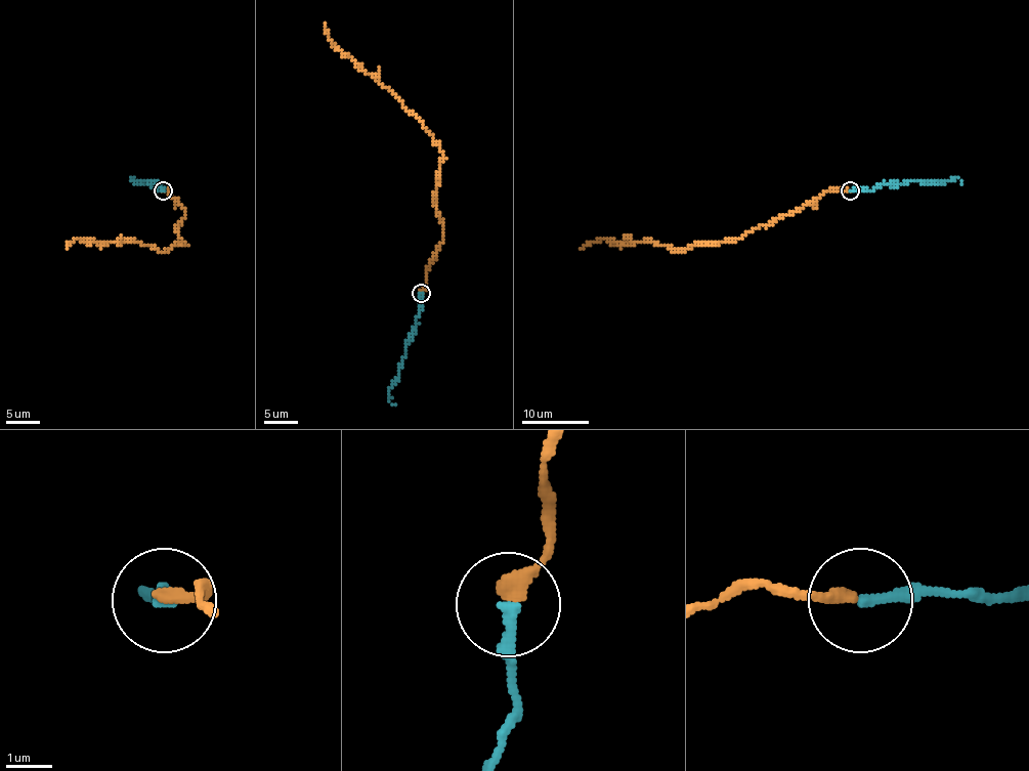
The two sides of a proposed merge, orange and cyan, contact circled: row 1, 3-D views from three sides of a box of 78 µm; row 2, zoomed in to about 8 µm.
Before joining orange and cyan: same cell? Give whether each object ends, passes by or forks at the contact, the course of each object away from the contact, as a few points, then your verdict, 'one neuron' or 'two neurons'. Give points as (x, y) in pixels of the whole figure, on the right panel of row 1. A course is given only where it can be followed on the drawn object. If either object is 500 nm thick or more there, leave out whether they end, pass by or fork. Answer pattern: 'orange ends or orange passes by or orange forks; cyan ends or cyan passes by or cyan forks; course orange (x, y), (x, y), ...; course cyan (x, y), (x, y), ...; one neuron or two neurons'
orange ends; cyan ends; course orange (849, 190), (830, 188), (738, 239), (674, 251), (651, 241), (617, 244), (603, 239), (581, 248); course cyan (849, 190), (868, 190), (915, 180), (942, 183), (957, 178), (962, 183); one neuron

